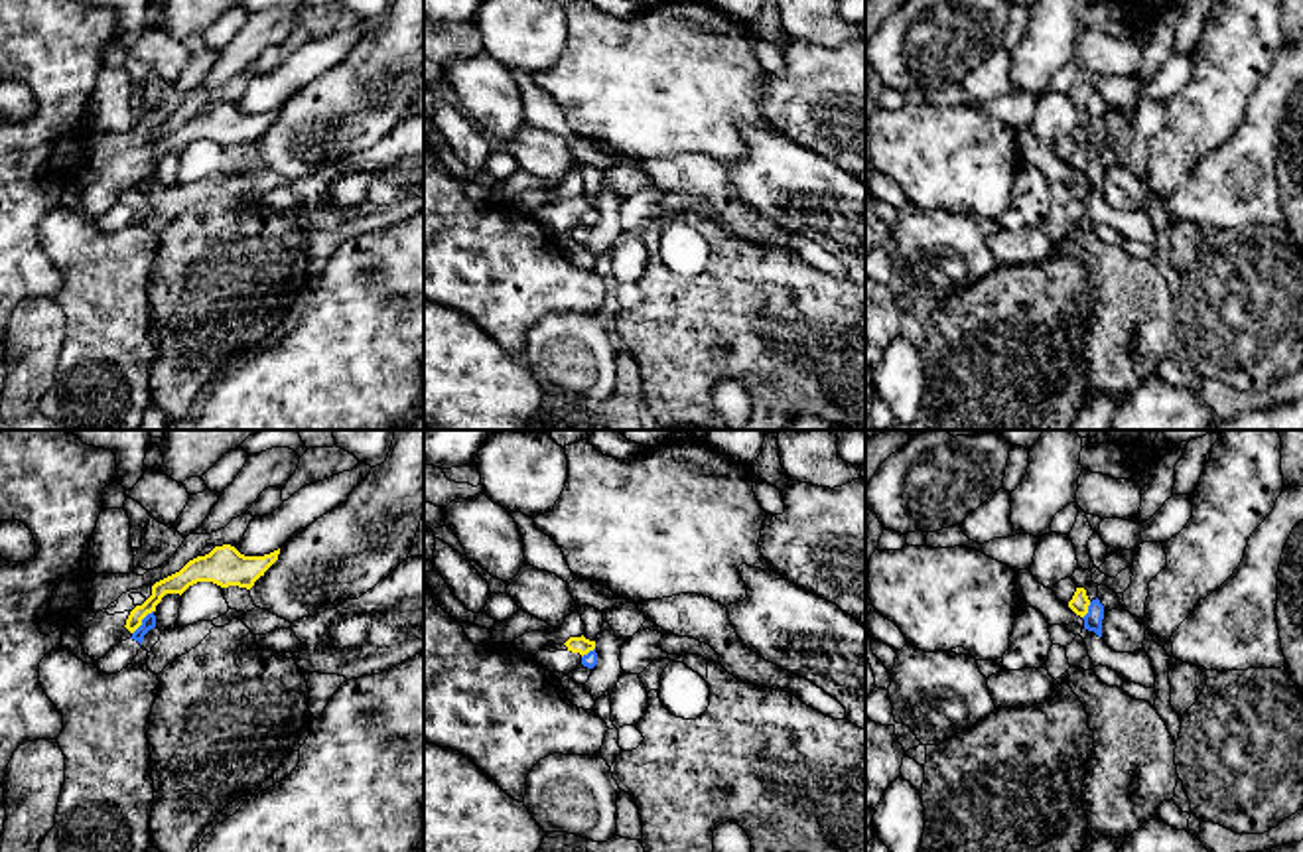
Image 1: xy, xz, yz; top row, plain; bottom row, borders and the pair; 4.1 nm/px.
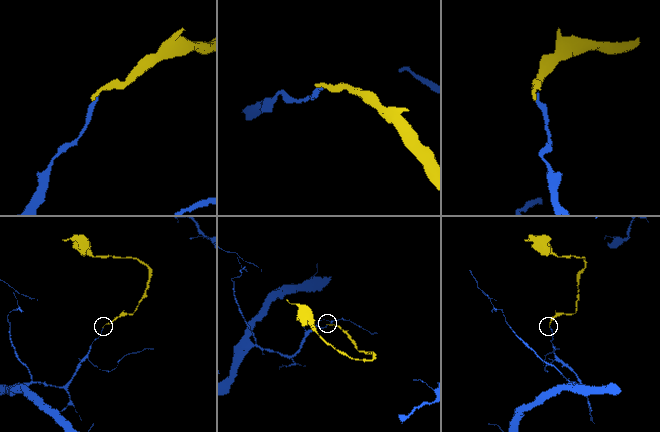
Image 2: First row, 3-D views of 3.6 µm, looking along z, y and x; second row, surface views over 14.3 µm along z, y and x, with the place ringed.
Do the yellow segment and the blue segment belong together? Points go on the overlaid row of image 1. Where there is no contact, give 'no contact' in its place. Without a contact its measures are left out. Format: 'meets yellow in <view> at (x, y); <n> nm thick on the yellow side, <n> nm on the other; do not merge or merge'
meets yellow in xy at (140, 622); 90 nm thick on the yellow side, 60 nm on the other; merge

